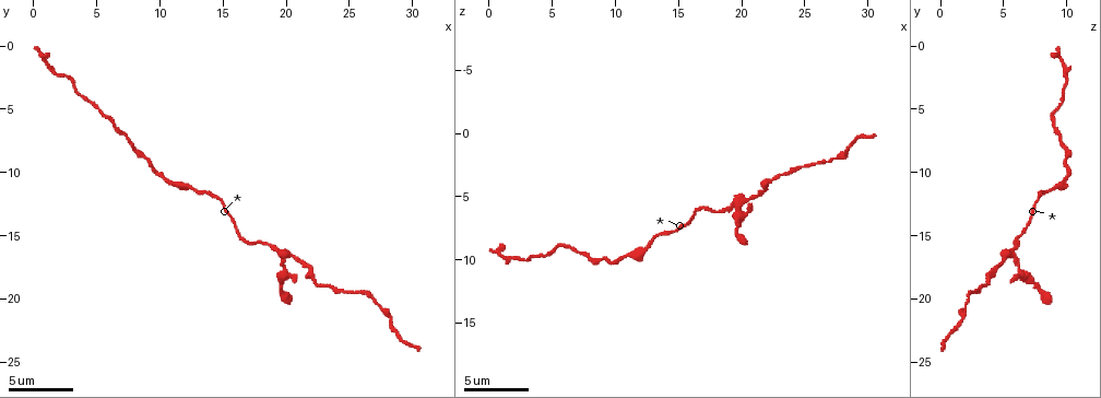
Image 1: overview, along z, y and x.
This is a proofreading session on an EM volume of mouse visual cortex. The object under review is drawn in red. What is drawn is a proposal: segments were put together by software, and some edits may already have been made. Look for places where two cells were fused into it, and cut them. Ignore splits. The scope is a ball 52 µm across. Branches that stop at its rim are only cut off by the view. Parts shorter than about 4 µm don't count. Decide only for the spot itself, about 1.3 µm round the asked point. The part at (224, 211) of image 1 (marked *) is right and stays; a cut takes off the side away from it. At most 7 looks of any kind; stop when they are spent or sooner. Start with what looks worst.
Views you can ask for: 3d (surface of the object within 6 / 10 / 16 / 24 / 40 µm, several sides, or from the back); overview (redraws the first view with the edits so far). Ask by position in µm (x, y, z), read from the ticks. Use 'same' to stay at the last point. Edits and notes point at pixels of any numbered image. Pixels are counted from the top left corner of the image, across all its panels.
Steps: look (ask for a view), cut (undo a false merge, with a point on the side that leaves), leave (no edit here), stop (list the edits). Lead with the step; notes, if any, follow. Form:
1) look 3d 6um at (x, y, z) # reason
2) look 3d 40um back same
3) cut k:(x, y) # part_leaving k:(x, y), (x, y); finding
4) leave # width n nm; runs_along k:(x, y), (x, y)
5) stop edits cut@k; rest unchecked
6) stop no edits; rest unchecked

look 3d 10um at (19.8, 16.6, 5.6) # three arms meet

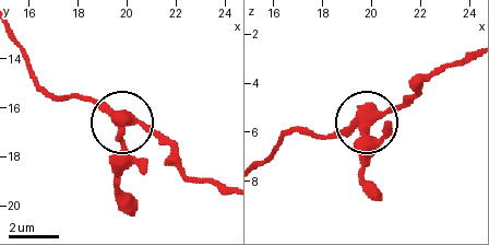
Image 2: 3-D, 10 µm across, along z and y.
leave # arms 3; runs_along 2:(18, 48), (50, 92), (95, 100), (114, 117), (120, 184); continuous, no second cell

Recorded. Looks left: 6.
look 3d 6um at (2.2, 2.4, 10.0) # sudden change in width

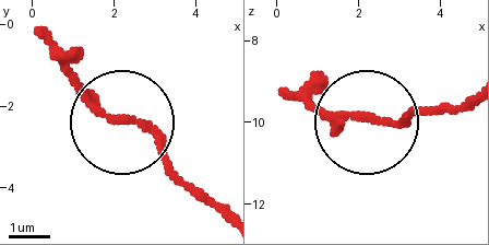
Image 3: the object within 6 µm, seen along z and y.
leave # runs_along 3:(219, 212), (157, 139), (105, 107), (36, 38); continuous, no second cell

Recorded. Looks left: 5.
look 3d 10um at (10.8, 10.8, 9.8) # sudden change in width

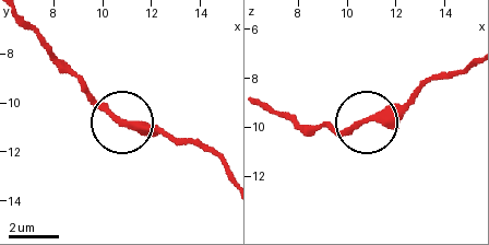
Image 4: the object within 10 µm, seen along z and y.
leave # runs_along 4:(469, 62), (365, 121), (340, 129), (311, 124); continuous, no second cell

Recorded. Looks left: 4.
stop no edits; rest unchecked

